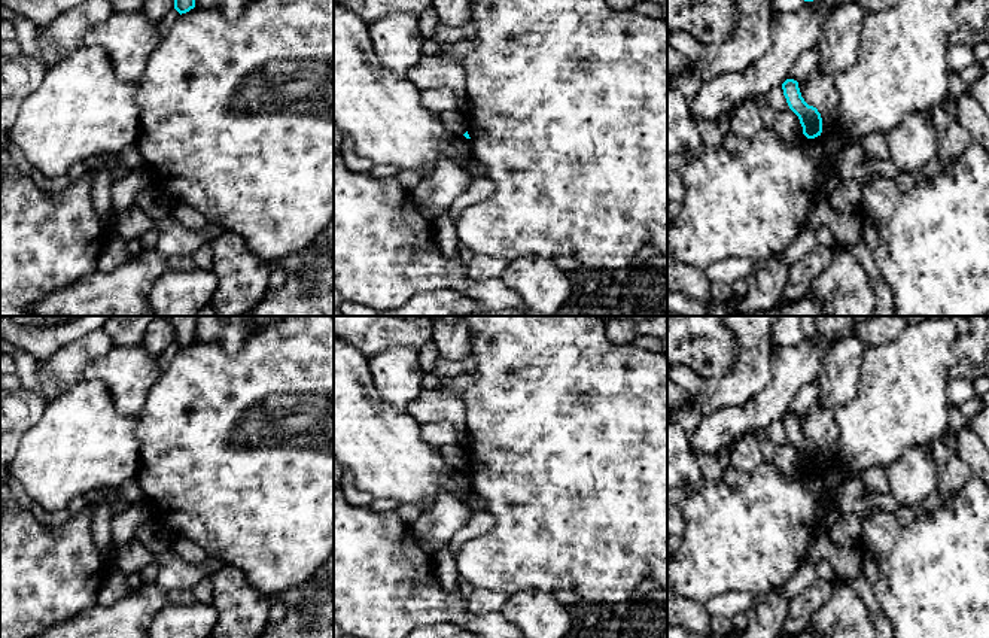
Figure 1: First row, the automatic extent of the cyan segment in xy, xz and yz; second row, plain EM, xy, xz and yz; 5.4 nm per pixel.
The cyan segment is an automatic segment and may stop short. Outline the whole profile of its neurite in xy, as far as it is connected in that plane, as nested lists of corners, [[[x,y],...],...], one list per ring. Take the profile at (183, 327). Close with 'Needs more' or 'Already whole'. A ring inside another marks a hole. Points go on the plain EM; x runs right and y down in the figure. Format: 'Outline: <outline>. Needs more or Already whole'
Outline: [[[165,316],[174,329],[174,343],[182,349],[195,341],[198,316]]]. Already whole

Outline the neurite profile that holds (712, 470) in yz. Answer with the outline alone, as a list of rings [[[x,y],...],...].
[[[699,456],[699,465],[703,473],[703,478],[707,481],[719,481],[724,476],[724,467],[715,459],[715,456]]]

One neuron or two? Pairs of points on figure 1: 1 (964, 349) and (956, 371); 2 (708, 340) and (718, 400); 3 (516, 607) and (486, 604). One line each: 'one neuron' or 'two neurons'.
1: one neuron
2: two neurons
3: two neurons

